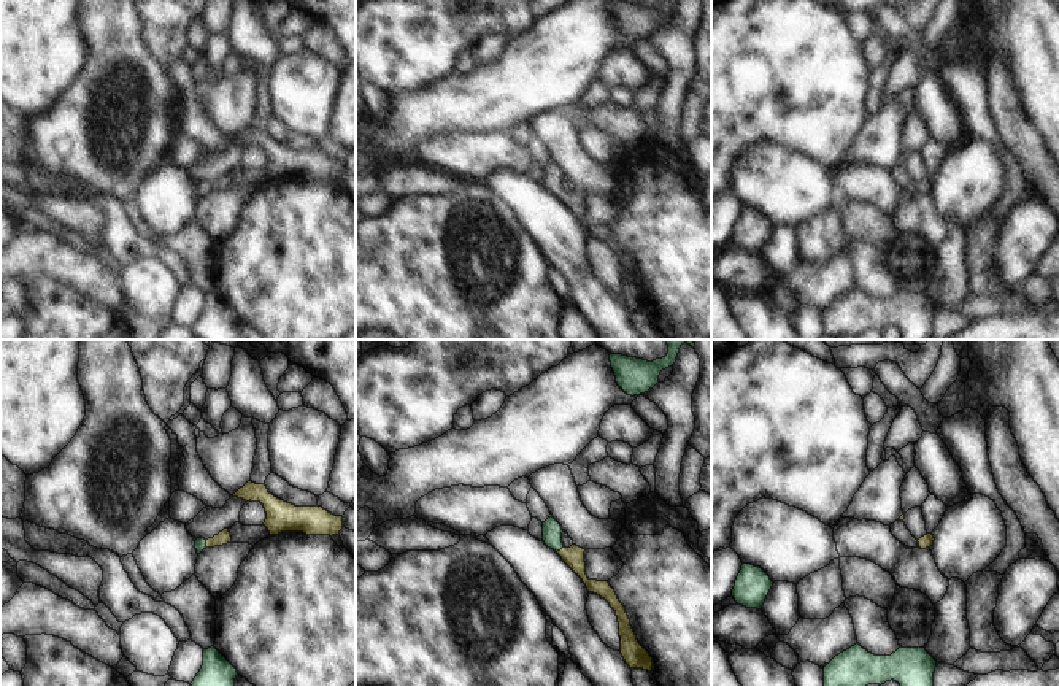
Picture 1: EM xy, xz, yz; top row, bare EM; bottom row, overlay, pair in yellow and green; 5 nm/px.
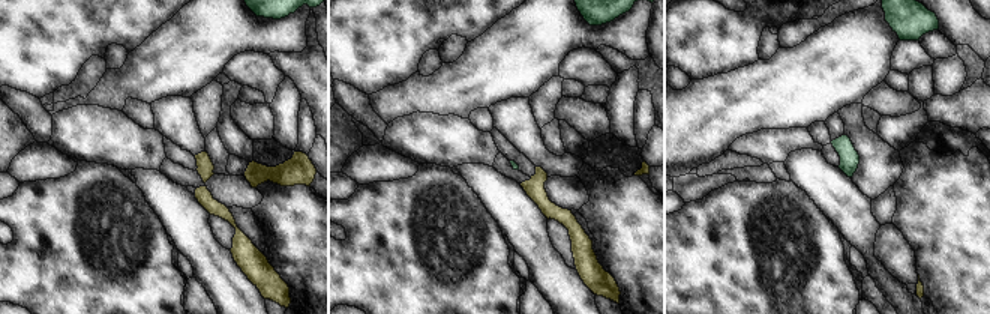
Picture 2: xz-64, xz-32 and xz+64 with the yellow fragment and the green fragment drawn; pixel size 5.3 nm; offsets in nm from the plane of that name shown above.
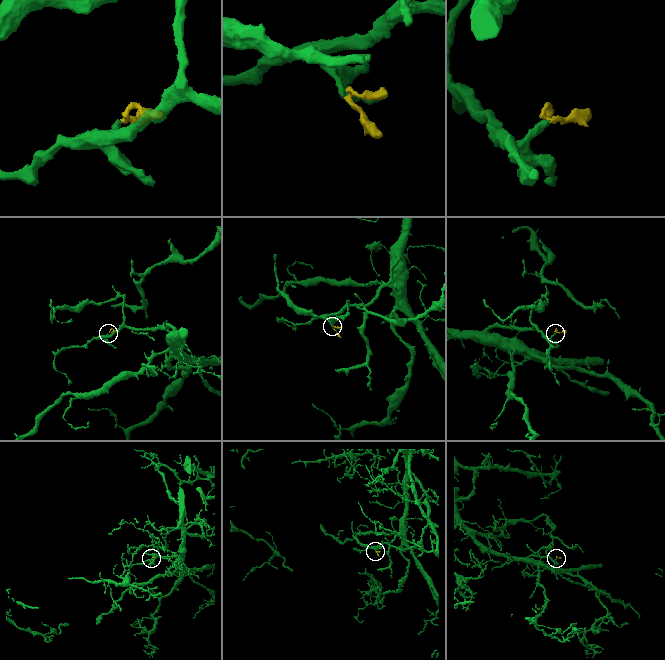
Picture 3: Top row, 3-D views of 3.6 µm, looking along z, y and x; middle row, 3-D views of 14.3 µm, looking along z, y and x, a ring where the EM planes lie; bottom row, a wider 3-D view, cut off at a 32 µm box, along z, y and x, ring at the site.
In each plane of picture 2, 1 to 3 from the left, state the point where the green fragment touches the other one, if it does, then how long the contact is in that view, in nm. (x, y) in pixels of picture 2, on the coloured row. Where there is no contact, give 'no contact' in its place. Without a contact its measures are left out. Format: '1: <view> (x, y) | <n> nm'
1: no contact
2: no contact
3: no contact

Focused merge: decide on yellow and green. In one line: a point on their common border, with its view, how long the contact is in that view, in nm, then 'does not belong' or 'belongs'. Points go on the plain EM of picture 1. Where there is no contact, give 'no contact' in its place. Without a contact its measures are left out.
xz (561, 194) | 50 nm | belongs

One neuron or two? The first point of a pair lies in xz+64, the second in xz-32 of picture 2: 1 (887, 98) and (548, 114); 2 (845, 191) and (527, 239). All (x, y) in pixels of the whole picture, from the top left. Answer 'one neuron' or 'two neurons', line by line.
1: two neurons
2: one neuron

